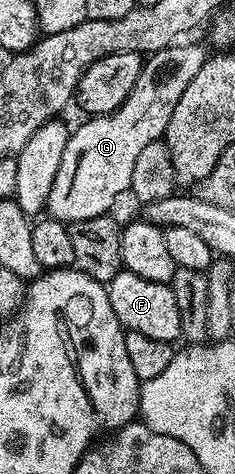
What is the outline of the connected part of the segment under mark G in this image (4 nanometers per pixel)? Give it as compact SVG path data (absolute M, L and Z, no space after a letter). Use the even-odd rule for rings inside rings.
M177 41L147 56L130 97L126 97L120 108L109 115L85 118L85 123L69 134L58 174L50 187L46 211L51 218L71 225L106 215L123 195L129 194L130 177L142 148L150 145L150 141L164 138L174 108L182 93L186 93L186 85L198 77L198 69L210 57L210 51L202 44L184 42L188 41Z

